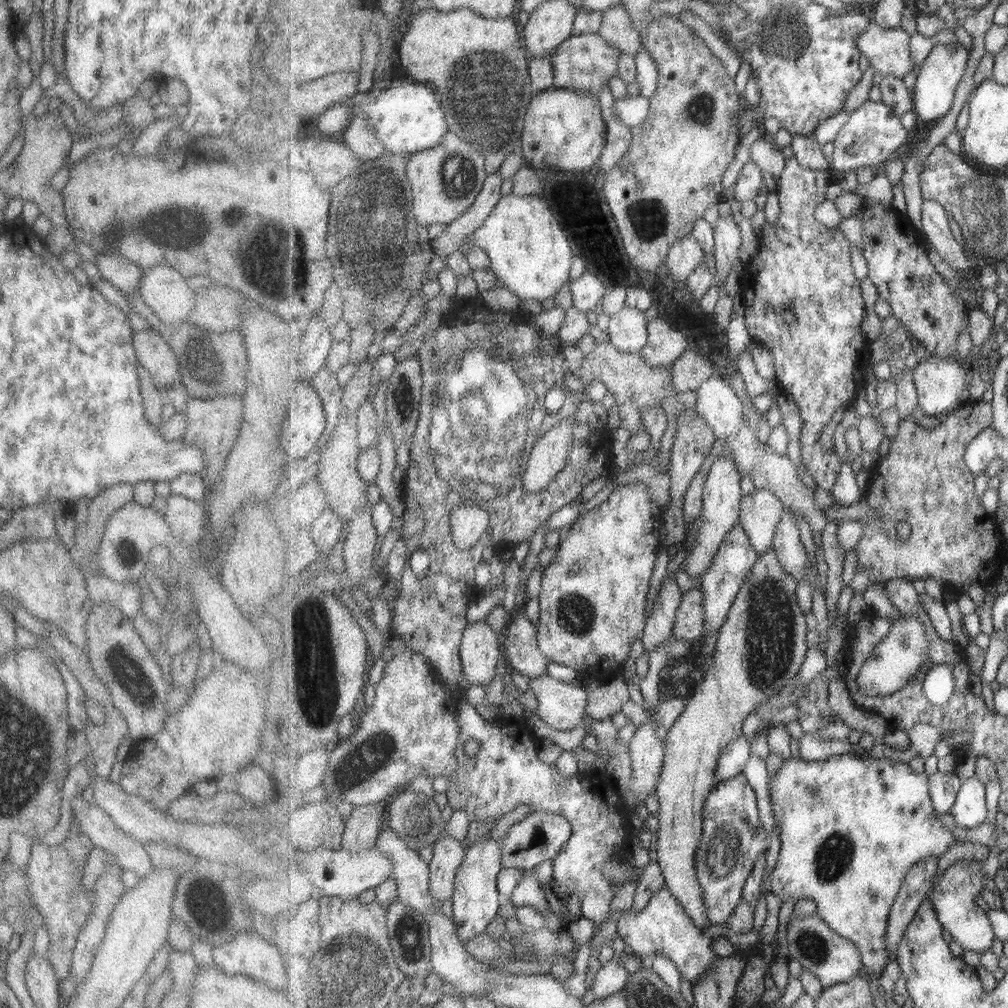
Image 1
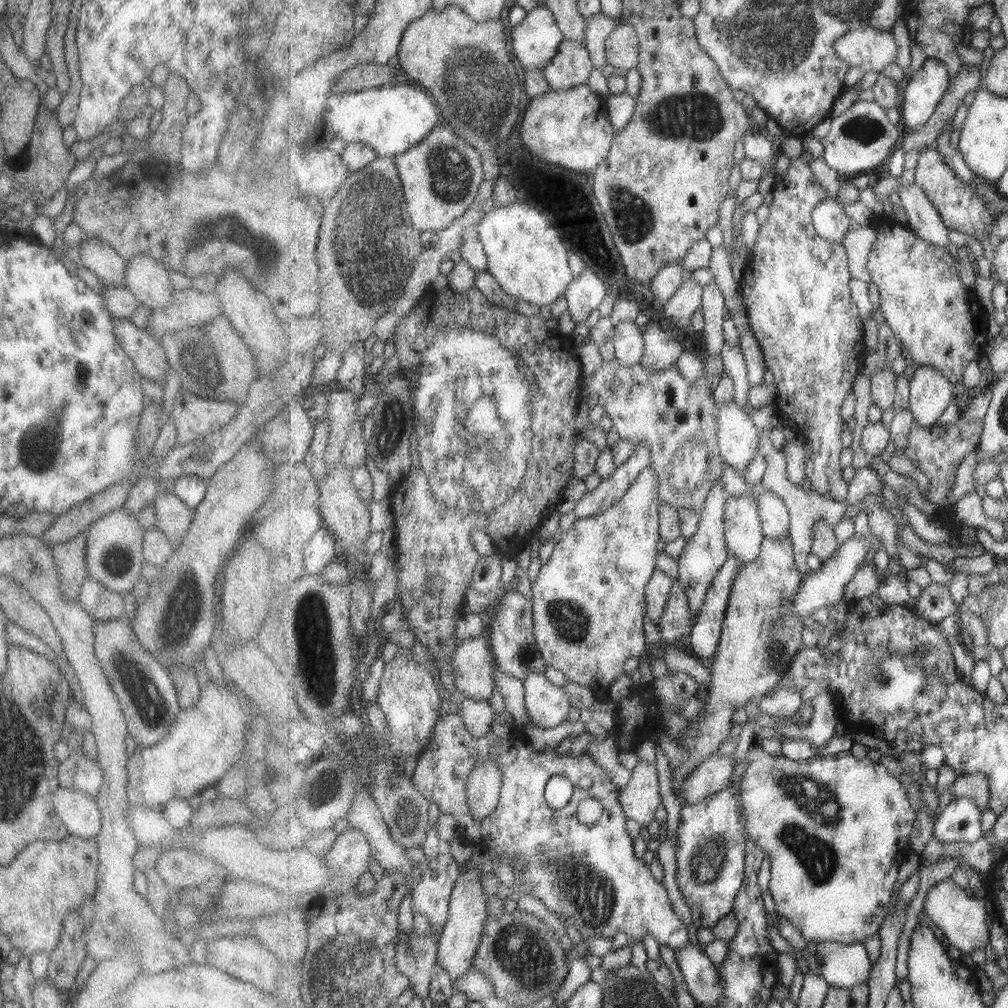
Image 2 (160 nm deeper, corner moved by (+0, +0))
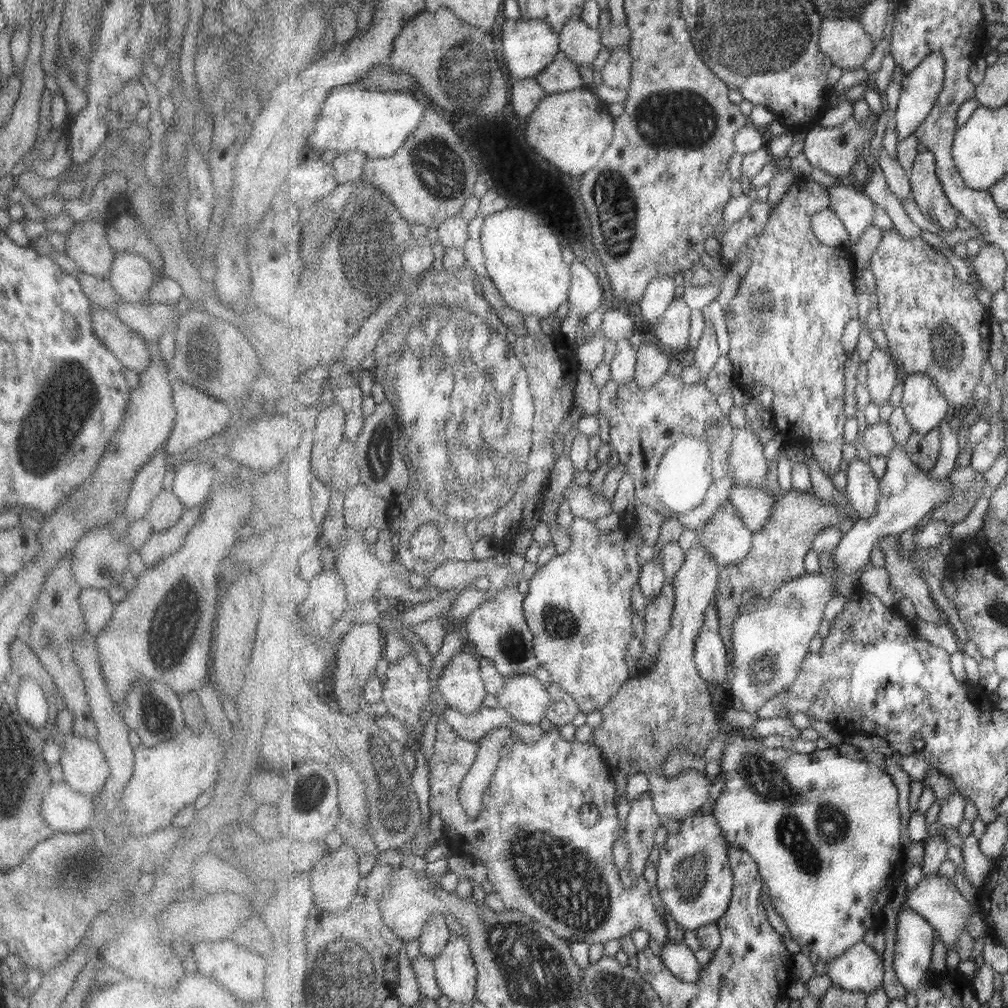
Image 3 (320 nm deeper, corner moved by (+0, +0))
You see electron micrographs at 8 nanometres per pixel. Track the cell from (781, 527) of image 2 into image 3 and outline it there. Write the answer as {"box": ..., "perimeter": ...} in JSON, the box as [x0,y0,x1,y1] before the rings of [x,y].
{"box":[730,485,779,531],"perimeter":[[[733,485],[730,502],[738,510],[738,515],[753,531],[758,531],[767,522],[779,496],[761,488]]]}

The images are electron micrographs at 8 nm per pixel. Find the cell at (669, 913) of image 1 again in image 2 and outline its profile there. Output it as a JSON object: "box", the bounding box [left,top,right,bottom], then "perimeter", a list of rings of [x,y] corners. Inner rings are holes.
{"box":[412,713,691,952],"perimeter":[[[458,713],[440,717],[435,725],[433,734],[434,736],[432,741],[426,748],[425,752],[420,756],[416,769],[414,770],[414,774],[412,775],[412,783],[414,784],[414,787],[416,790],[419,790],[418,792],[423,797],[426,797],[430,801],[434,800],[442,814],[451,814],[457,822],[458,833],[465,834],[465,838],[467,838],[471,844],[478,844],[481,849],[486,848],[487,850],[491,850],[493,848],[496,852],[506,852],[506,854],[510,854],[510,856],[516,856],[516,858],[518,858],[513,864],[511,864],[511,866],[514,867],[516,874],[518,874],[518,880],[520,880],[520,888],[515,890],[518,895],[522,893],[531,894],[535,899],[540,900],[540,902],[542,902],[549,911],[555,912],[556,916],[562,920],[563,923],[574,925],[575,929],[584,938],[592,938],[593,936],[613,938],[613,936],[617,936],[619,932],[624,932],[628,934],[628,936],[635,938],[635,941],[641,942],[644,939],[644,936],[652,934],[661,944],[670,947],[674,952],[677,952],[679,949],[685,948],[685,946],[688,945],[689,938],[691,938],[691,936],[689,936],[689,930],[687,930],[685,922],[675,914],[675,910],[671,907],[669,896],[667,896],[667,888],[665,888],[661,882],[657,882],[657,880],[655,880],[655,876],[651,874],[651,870],[649,870],[649,867],[645,865],[643,859],[637,858],[637,856],[635,856],[635,852],[633,852],[633,839],[631,839],[629,832],[627,832],[628,818],[622,802],[620,801],[620,790],[615,785],[615,782],[613,782],[613,778],[607,774],[607,770],[603,768],[600,759],[595,759],[594,756],[589,753],[583,753],[578,757],[570,751],[561,754],[557,754],[555,751],[537,751],[534,746],[530,745],[527,734],[525,734],[524,729],[520,727],[513,731],[513,735],[510,738],[498,738],[498,736],[493,732],[491,732],[486,738],[475,738],[470,733],[470,730],[466,729],[466,724],[463,723],[463,715],[459,715]],[[488,758],[497,759],[500,764],[499,768],[503,773],[504,781],[502,786],[502,796],[495,811],[493,811],[488,817],[482,818],[481,820],[475,820],[471,812],[471,807],[468,805],[467,784],[469,784],[471,772],[475,770],[475,765],[480,760]],[[553,776],[565,776],[565,778],[569,778],[571,783],[575,786],[574,796],[569,801],[569,804],[565,808],[559,810],[553,808],[545,798],[545,788]],[[585,799],[597,799],[605,805],[605,814],[603,814],[603,818],[601,818],[595,826],[587,826],[579,820],[579,805],[581,804],[581,801],[584,801]]]}

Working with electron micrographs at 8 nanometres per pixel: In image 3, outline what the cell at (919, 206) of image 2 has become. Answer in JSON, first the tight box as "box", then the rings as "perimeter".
{"box":[876,147,915,202],"perimeter":[[[884,147],[880,148],[878,160],[876,164],[886,173],[886,180],[890,190],[903,202],[906,201],[907,196],[915,201],[913,197],[913,185],[911,185],[911,172],[907,171],[895,158],[889,156],[889,152]]]}

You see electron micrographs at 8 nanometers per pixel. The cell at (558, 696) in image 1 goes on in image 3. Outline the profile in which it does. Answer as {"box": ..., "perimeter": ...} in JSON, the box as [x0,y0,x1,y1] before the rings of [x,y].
{"box":[495,674,551,723],"perimeter":[[[529,674],[508,678],[505,689],[495,697],[498,707],[521,723],[541,722],[551,706],[551,692],[537,676]]]}

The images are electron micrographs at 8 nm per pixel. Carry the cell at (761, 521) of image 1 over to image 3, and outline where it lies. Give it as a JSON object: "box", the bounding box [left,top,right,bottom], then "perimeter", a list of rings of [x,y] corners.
{"box":[698,502,754,568],"perimeter":[[[725,502],[698,534],[700,544],[723,568],[744,561],[754,545],[754,531],[738,515],[732,502]]]}

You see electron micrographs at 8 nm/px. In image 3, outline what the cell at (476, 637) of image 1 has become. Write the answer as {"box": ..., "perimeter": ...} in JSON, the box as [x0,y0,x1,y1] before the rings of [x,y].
{"box":[437,648,488,715],"perimeter":[[[469,648],[455,653],[437,683],[446,705],[465,715],[482,710],[487,698],[488,692],[481,678],[480,659],[479,654]]]}

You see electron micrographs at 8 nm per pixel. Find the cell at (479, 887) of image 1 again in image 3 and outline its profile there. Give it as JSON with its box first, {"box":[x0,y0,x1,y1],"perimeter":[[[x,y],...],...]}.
{"box":[434,932,478,1004],"perimeter":[[[452,932],[448,946],[434,959],[436,977],[442,994],[452,1002],[472,1004],[476,998],[478,967],[470,949],[470,942]]]}

